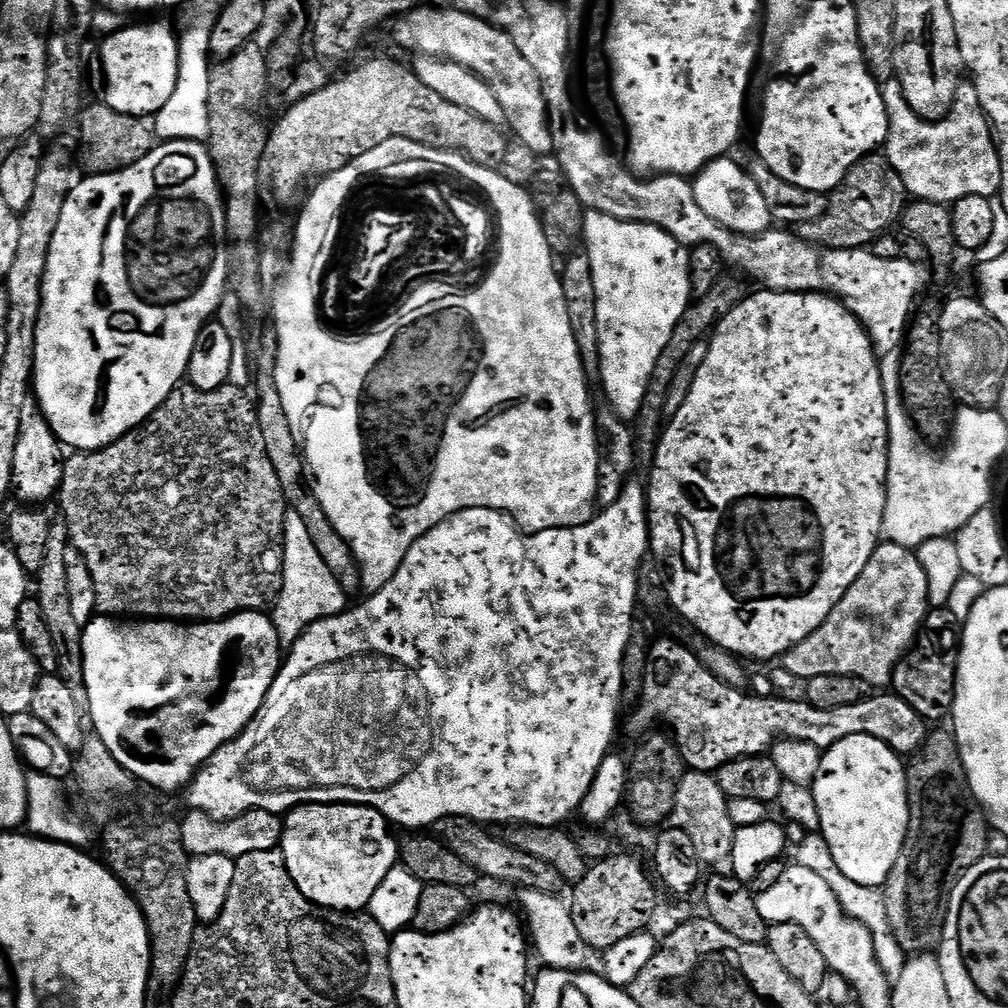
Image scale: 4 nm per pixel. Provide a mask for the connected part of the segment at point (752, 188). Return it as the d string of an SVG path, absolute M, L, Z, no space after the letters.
M721 158L710 162L701 172L697 172L692 180L694 198L698 198L698 206L714 218L726 230L736 232L740 236L763 236L765 232L773 227L774 221L772 211L762 196L762 190L746 174L744 168L731 160L731 158Z

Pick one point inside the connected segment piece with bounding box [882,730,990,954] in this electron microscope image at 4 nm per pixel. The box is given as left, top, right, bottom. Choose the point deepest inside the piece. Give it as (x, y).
(948, 832)

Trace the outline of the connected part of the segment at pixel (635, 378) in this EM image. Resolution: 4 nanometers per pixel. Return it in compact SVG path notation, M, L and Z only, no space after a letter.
M601 212L587 213L586 240L592 243L590 255L598 294L599 379L604 380L604 392L612 403L609 404L611 411L621 418L636 418L648 393L654 366L658 366L658 358L662 358L662 350L666 350L666 342L670 342L674 326L678 326L694 296L688 265L690 252L666 230L622 222Z

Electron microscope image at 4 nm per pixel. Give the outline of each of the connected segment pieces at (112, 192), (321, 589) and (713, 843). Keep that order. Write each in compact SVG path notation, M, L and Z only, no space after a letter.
M166 140L157 143L134 166L105 176L85 175L77 183L63 206L58 230L54 230L54 242L50 242L50 254L46 262L46 274L42 286L42 310L36 327L36 370L34 373L34 399L50 422L60 443L72 450L95 452L112 444L120 436L134 431L148 420L166 402L166 398L179 388L188 374L188 363L194 353L199 332L217 315L224 292L230 288L232 249L228 239L224 194L207 143L199 140Z
M289 511L284 518L284 585L270 612L272 625L276 628L281 645L290 646L298 642L301 634L314 622L345 611L344 600L346 593L342 586L338 586L334 574L330 574L330 566L322 562L322 554L318 554L313 540L310 539L306 522L302 522L296 512Z
M685 771L675 798L673 823L686 831L697 848L698 858L702 864L716 864L731 855L736 831L730 822L728 797L715 778L707 772Z

